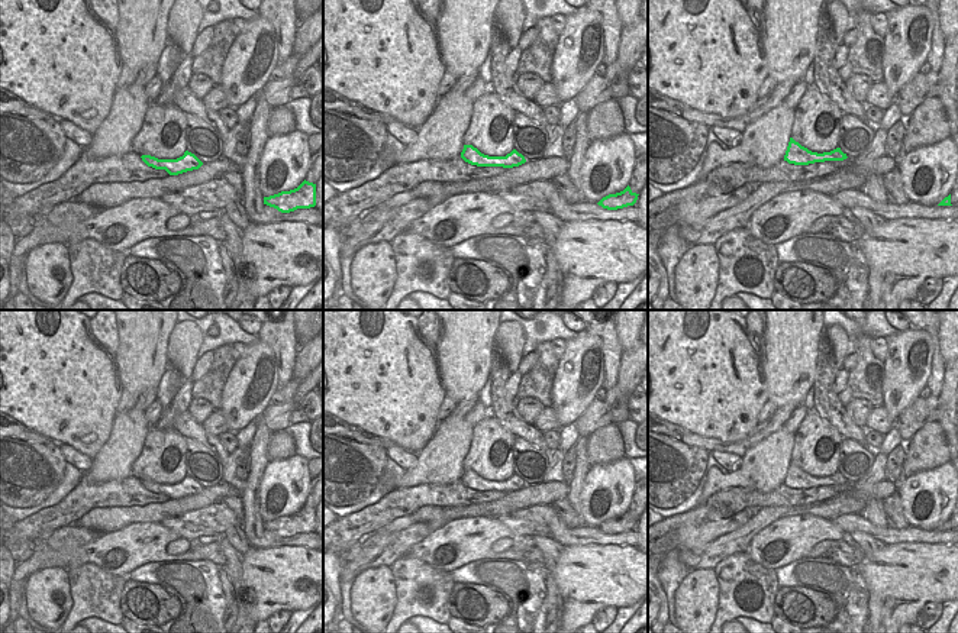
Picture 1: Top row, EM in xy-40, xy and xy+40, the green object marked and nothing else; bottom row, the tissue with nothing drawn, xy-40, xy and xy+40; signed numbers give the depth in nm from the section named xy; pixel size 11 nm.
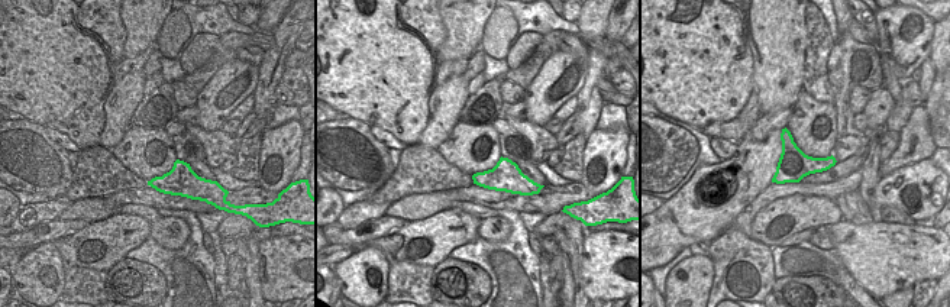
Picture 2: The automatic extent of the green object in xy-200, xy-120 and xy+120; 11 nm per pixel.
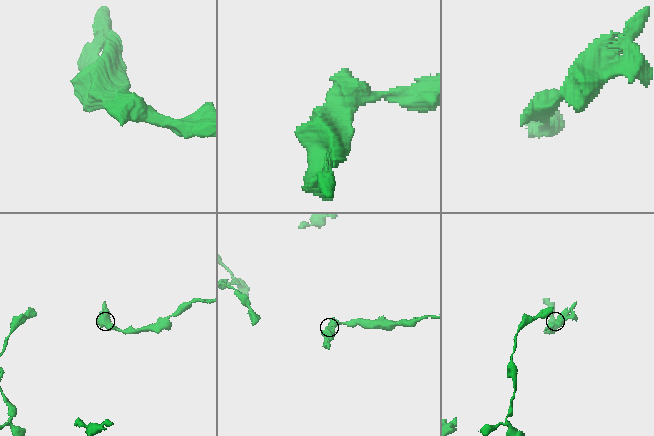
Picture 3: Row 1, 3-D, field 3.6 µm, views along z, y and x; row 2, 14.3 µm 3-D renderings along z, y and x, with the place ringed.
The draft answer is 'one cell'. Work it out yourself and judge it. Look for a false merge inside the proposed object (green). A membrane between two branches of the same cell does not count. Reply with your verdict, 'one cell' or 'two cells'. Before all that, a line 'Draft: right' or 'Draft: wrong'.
Draft: right
one cell

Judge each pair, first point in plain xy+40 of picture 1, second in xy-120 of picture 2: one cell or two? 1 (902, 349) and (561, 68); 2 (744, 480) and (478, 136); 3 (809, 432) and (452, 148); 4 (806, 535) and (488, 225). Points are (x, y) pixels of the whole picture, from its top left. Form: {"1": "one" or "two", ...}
{"1": "one", "2": "two", "3": "one", "4": "two"}

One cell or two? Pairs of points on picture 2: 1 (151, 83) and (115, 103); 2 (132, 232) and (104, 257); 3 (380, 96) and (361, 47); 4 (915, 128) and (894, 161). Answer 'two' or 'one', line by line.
1: two
2: one
3: one
4: one

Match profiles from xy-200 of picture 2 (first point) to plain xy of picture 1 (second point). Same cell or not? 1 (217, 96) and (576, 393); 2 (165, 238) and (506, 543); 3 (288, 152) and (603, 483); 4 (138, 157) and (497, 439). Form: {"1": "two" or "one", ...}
{"1": "one", "2": "one", "3": "one", "4": "one"}

